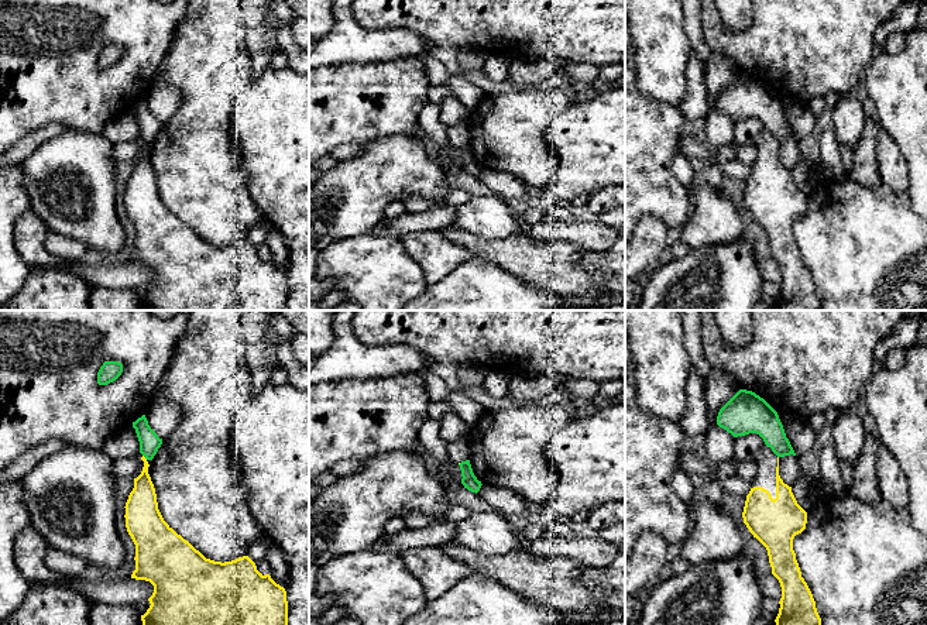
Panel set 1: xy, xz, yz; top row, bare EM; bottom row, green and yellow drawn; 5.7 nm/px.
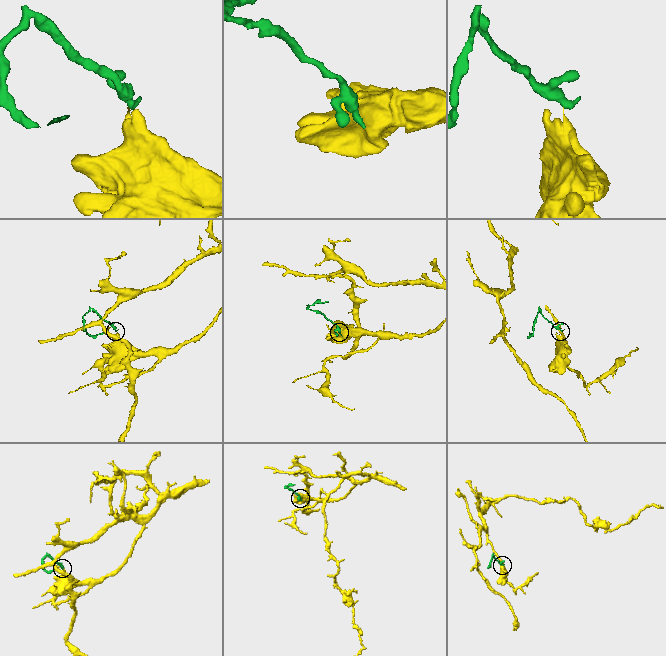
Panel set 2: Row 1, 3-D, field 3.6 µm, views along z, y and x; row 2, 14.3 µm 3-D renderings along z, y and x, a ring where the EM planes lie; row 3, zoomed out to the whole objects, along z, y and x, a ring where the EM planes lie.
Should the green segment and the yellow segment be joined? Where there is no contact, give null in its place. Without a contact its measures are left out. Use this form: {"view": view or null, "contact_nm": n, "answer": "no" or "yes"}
{"view": "xy", "contact_nm": 40, "answer": "no"}

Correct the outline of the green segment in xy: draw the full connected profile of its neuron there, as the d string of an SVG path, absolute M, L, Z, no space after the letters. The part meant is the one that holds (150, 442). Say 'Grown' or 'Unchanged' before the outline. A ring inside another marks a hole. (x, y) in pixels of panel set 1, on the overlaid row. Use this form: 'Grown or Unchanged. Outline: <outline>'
Unchanged. Outline: M145 415L133 422L133 427L135 429L140 442L140 453L147 460L152 460L162 444L162 439L159 439L158 435L150 427Z

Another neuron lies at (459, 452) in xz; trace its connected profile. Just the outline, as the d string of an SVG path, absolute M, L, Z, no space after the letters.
M461 440L449 443L447 453L453 464L459 464L471 459L470 443Z

